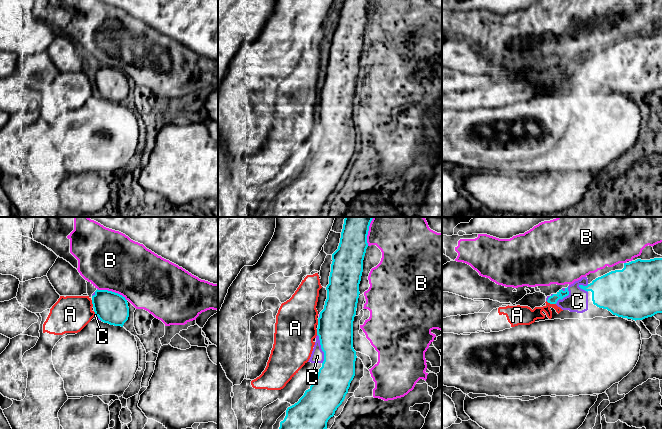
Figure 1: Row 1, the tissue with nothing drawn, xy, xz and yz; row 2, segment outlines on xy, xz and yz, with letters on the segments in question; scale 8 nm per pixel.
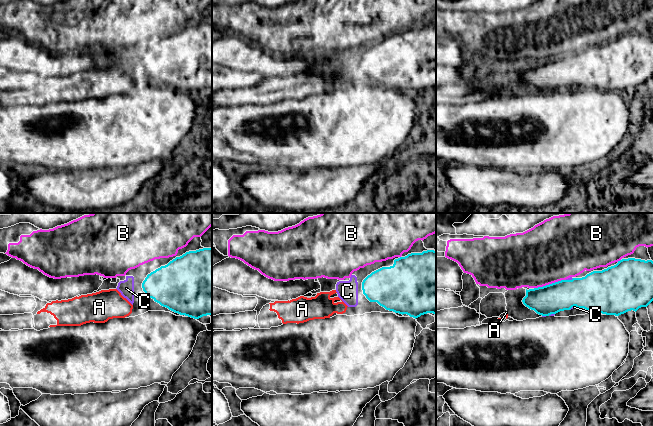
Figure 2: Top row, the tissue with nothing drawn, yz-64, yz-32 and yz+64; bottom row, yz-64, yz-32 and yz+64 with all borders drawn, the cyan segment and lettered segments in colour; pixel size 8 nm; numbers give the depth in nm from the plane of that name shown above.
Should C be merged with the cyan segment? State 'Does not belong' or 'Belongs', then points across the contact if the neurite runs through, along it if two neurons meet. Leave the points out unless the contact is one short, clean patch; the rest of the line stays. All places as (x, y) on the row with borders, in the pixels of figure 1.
Does not belong

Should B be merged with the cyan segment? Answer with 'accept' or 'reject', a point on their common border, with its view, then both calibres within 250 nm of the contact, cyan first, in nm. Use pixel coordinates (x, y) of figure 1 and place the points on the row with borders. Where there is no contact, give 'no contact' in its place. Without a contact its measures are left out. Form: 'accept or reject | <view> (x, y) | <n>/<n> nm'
reject | xy (111, 291) | 260/480 nm

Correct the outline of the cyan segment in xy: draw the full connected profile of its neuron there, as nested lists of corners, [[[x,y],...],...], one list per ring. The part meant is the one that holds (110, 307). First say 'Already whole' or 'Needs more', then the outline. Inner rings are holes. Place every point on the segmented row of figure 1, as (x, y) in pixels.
Already whole. [[[97,289],[92,296],[92,304],[95,315],[104,323],[123,327],[128,320],[127,300],[118,293]]]

